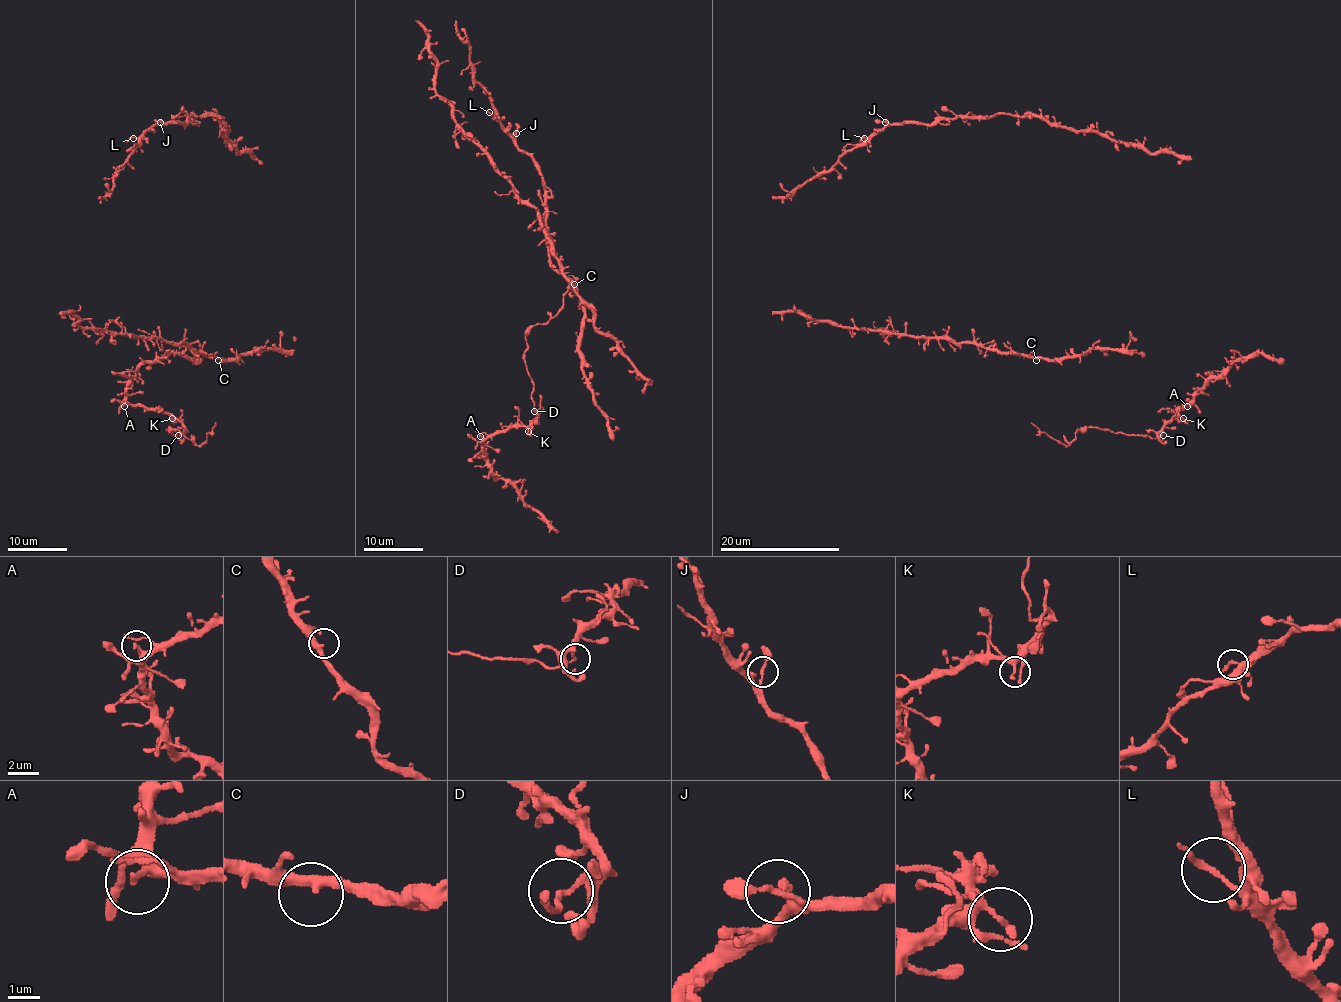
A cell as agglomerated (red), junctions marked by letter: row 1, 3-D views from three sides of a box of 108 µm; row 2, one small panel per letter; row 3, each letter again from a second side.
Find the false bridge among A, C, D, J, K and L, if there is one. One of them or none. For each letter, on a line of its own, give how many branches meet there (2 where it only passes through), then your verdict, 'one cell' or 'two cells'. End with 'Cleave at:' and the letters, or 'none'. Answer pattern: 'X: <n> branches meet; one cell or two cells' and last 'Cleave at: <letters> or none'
A: 2 branches meet; one cell
C: 2 branches meet; one cell
D: 2 branches meet; two cells
J: 2 branches meet; one cell
K: 2 branches meet; one cell
L: 2 branches meet; one cell
Cleave at: D

